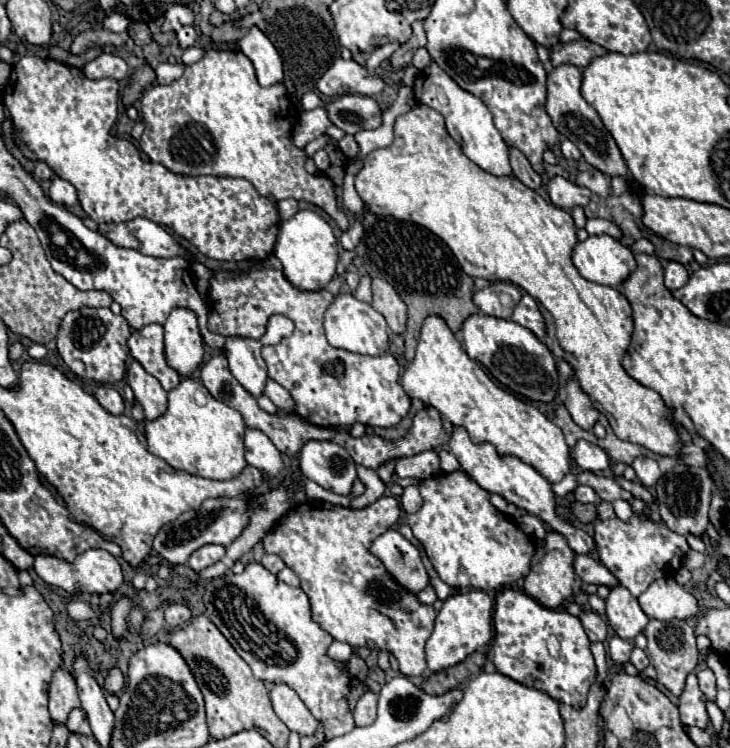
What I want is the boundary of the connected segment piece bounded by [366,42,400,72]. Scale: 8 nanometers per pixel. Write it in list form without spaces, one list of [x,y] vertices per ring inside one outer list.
[[[388,42],[388,44],[384,44],[384,46],[376,48],[376,50],[372,52],[372,56],[366,60],[366,68],[368,68],[370,72],[374,72],[374,70],[376,70],[376,66],[378,66],[382,60],[390,58],[398,48],[400,48],[400,44],[398,44],[398,42]]]

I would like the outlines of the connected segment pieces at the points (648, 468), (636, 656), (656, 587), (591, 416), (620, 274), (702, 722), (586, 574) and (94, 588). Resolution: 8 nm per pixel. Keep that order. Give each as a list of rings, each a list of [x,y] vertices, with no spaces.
[[[638,456],[634,462],[632,462],[632,468],[638,476],[638,480],[644,484],[644,486],[652,486],[658,482],[658,478],[662,476],[660,468],[658,468],[658,462],[654,458],[648,458],[648,456]]]
[[[634,648],[634,650],[632,650],[630,662],[636,666],[636,670],[638,670],[638,672],[642,672],[644,668],[648,668],[648,664],[650,664],[650,660],[648,660],[646,652],[644,652],[644,650],[640,650],[640,648]]]
[[[674,578],[654,580],[648,590],[640,594],[640,608],[648,618],[656,620],[688,620],[700,616],[698,600]]]
[[[570,380],[570,382],[566,384],[566,400],[564,400],[564,404],[566,404],[566,408],[568,408],[570,416],[572,416],[572,420],[574,420],[580,428],[592,430],[594,424],[598,422],[600,412],[592,406],[590,398],[582,392],[582,388],[578,386],[576,380]]]
[[[608,234],[588,236],[584,242],[578,242],[572,250],[572,262],[586,280],[606,284],[606,286],[612,286],[612,288],[618,288],[622,284],[622,280],[636,268],[634,254]]]
[[[688,674],[686,688],[684,688],[682,696],[678,698],[678,708],[680,708],[682,724],[708,728],[710,718],[706,714],[706,696],[698,688],[696,674]]]
[[[576,554],[574,570],[582,578],[582,582],[586,582],[586,584],[596,584],[596,586],[600,586],[600,584],[616,586],[618,584],[618,578],[602,562],[596,562],[590,556]]]
[[[86,550],[84,554],[80,554],[76,558],[76,562],[72,564],[66,564],[66,562],[60,562],[58,558],[52,558],[52,556],[46,556],[46,554],[38,554],[34,556],[34,566],[32,570],[48,584],[52,586],[60,586],[68,592],[74,592],[74,590],[80,590],[80,592],[90,592],[90,594],[102,594],[102,592],[114,592],[122,586],[124,582],[124,576],[122,576],[122,568],[118,564],[118,560],[106,552],[106,550]]]

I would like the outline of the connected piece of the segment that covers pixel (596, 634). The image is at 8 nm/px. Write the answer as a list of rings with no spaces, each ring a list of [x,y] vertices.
[[[582,612],[580,620],[584,624],[584,630],[588,634],[588,638],[594,642],[604,642],[608,638],[608,624],[604,618],[600,618],[596,612]]]

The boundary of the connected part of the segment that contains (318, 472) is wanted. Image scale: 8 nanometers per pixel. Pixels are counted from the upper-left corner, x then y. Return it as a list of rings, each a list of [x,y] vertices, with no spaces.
[[[310,440],[300,450],[302,476],[336,494],[348,494],[356,480],[352,456],[336,442]]]

